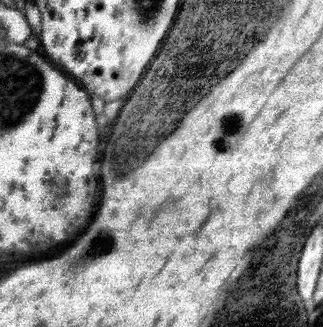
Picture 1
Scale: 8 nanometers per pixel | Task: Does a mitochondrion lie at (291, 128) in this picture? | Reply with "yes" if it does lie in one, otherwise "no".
no

